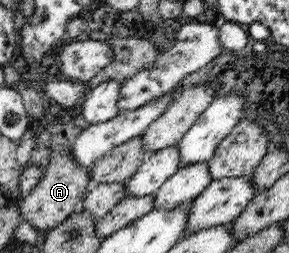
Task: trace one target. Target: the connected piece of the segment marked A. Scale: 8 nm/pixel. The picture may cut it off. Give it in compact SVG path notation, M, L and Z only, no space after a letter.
M70 151L55 152L51 162L44 169L44 177L41 178L39 184L16 202L21 220L30 223L38 234L47 234L48 231L62 224L72 213L79 210L82 200L91 186L89 170L84 170L79 164L74 163Z

